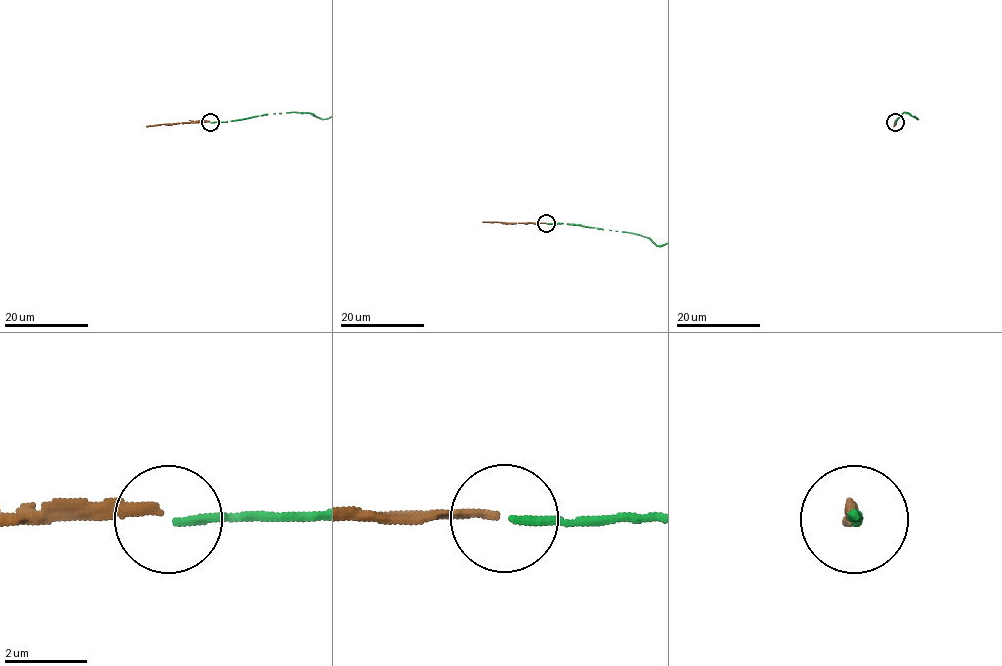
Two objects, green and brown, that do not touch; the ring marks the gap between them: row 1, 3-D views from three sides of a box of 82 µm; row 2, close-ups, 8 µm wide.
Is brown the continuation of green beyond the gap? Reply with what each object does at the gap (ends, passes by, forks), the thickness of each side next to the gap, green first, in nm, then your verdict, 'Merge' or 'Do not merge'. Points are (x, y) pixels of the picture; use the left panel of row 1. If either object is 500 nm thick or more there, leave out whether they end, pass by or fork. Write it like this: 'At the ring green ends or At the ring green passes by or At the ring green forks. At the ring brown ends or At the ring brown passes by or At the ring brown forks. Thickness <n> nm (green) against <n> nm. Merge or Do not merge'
At the ring green ends. At the ring brown ends. Thickness 200 nm (green) against 200 nm. Do not merge

